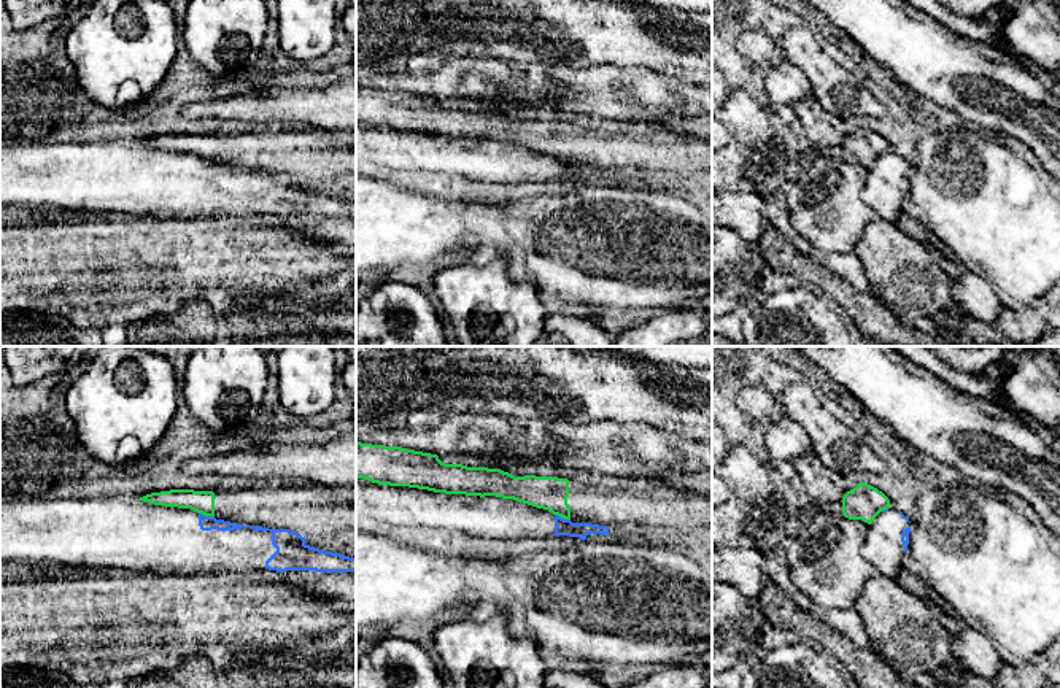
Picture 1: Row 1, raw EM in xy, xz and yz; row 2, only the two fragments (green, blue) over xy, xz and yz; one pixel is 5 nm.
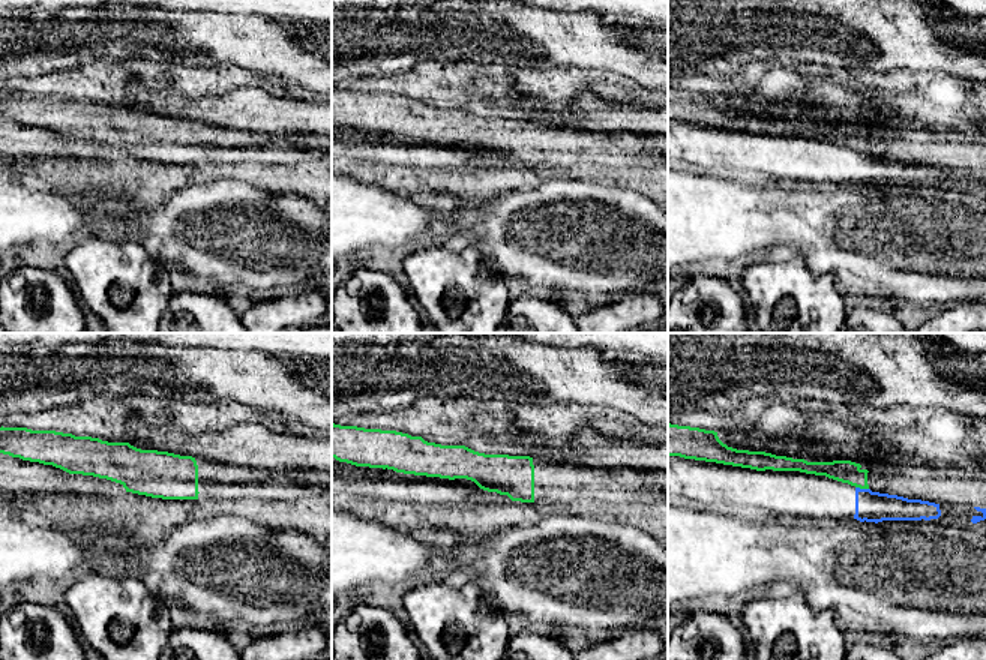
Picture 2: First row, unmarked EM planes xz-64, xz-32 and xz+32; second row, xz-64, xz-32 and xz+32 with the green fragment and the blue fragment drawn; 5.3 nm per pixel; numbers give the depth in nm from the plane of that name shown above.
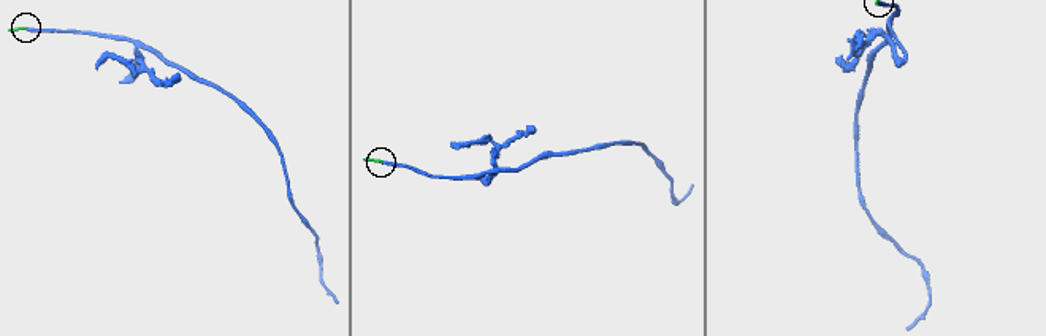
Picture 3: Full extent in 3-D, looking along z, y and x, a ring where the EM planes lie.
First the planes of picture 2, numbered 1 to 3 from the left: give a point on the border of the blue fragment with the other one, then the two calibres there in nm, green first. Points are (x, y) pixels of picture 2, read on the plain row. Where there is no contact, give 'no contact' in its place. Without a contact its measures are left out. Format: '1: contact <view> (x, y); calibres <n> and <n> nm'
1: no contact
2: no contact
3: contact xz+32 (862, 152); calibres 120 and 160 nm

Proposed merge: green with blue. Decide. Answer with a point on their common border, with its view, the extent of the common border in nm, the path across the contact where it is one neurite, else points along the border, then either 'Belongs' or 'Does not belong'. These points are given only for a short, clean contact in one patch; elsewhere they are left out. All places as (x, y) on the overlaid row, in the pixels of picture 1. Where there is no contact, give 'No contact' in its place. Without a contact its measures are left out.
Touches green at xy (207, 515). Shared border 80 nm. Boundary: xy (199, 512), (213, 517). Does not belong

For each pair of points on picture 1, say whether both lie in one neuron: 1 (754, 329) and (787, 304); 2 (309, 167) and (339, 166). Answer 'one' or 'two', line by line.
1: one
2: one

